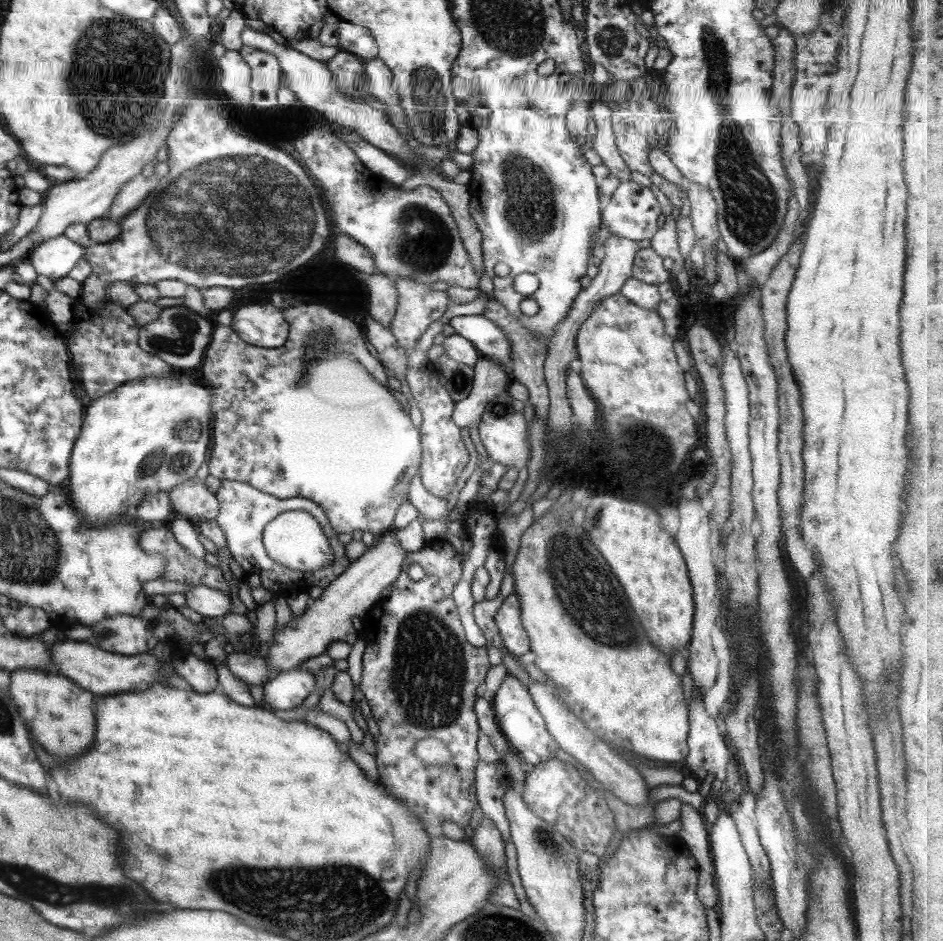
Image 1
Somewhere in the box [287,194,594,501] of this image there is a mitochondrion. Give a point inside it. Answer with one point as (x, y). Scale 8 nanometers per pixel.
(425, 243)

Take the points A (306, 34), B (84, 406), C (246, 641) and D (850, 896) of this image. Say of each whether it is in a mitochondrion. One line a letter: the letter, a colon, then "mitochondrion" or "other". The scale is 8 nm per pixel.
A: other
B: other
C: mitochondrion
D: other

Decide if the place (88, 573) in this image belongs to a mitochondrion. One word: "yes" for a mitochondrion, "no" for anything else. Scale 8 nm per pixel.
no

